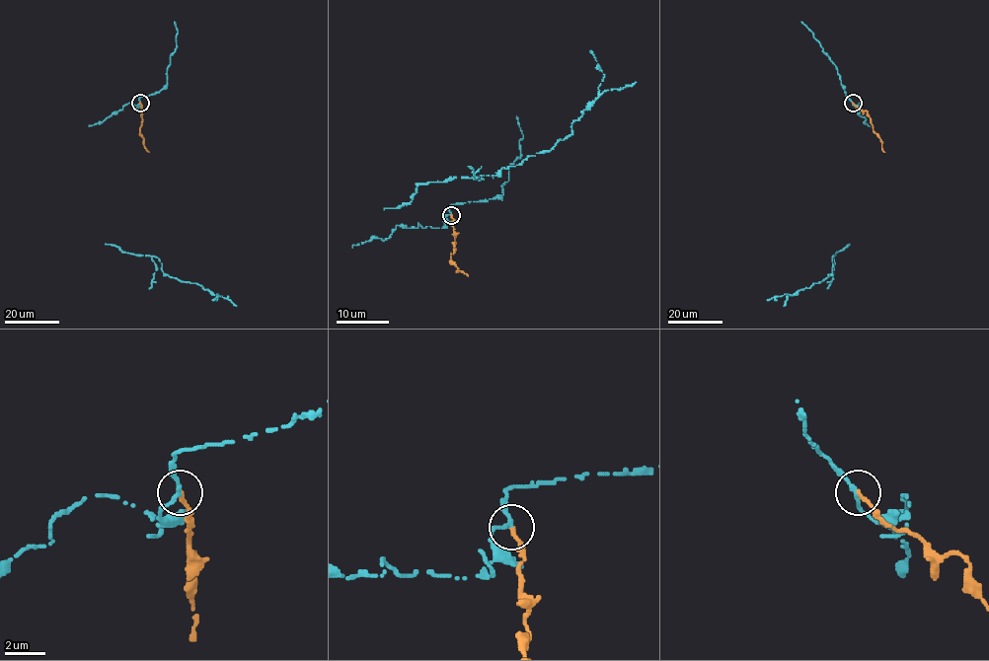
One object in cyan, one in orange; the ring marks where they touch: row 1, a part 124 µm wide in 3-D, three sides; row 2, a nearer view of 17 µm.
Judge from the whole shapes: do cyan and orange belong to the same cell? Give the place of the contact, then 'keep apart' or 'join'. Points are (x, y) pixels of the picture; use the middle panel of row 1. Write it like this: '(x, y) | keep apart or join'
(451, 215) | keep apart

